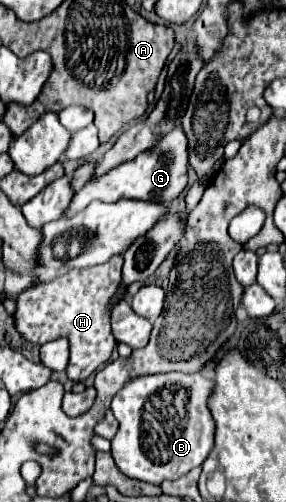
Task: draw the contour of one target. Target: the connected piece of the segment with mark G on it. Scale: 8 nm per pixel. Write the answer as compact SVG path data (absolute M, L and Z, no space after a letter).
M174 128L172 134L164 136L162 144L158 144L156 148L152 148L148 152L142 152L132 162L124 162L124 164L112 168L112 172L100 176L100 180L88 182L72 198L72 202L66 208L62 218L72 218L76 212L82 212L86 208L86 204L92 202L92 200L116 202L120 198L138 198L138 200L170 202L172 198L176 198L186 188L186 182L188 182L186 170L188 170L188 142L186 142L186 136L184 136L182 128Z

